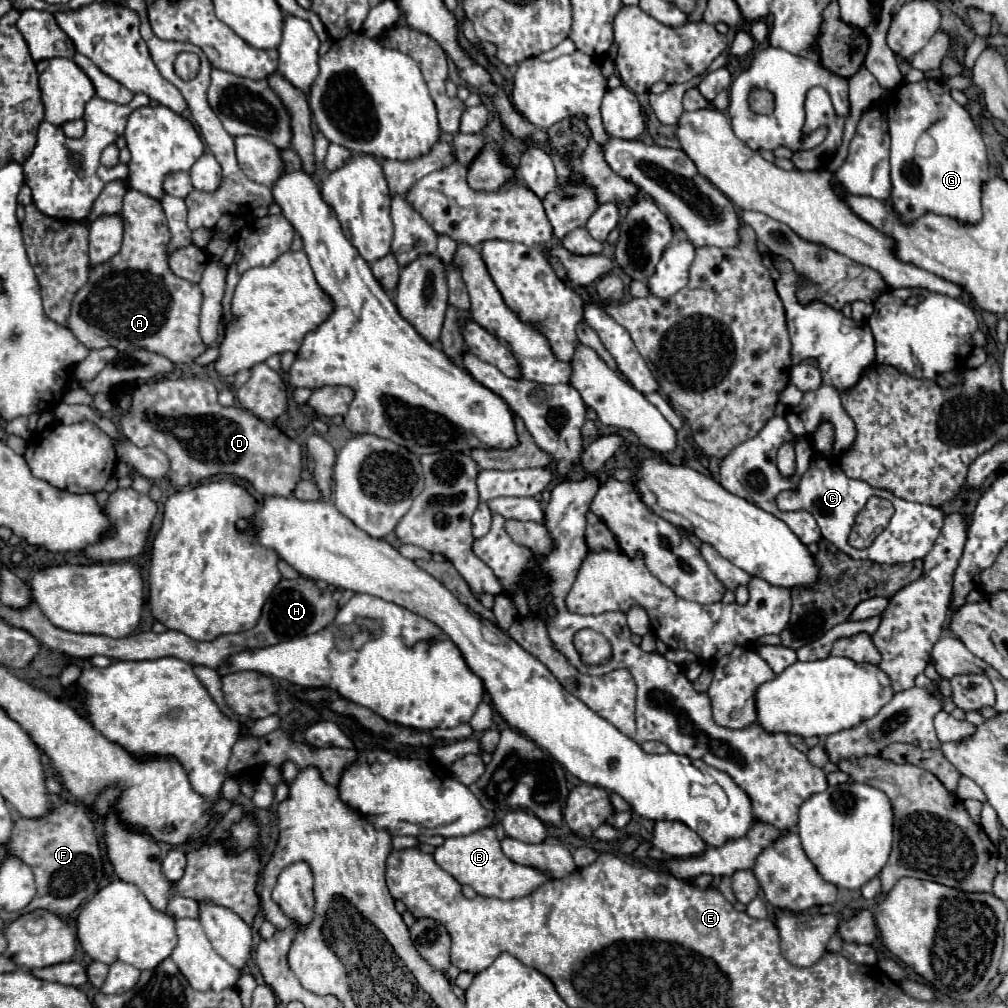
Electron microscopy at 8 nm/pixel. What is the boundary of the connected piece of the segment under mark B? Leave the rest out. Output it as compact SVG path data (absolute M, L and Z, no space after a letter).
M484 828L484 830L478 830L478 832L474 832L470 836L462 836L462 838L444 840L442 836L420 836L418 840L438 846L434 852L436 864L442 870L446 870L448 874L452 874L460 884L470 884L480 896L492 896L492 898L500 898L500 900L522 898L548 880L548 876L544 876L540 870L520 866L520 864L514 864L512 860L508 860L504 856L500 842L492 828Z

